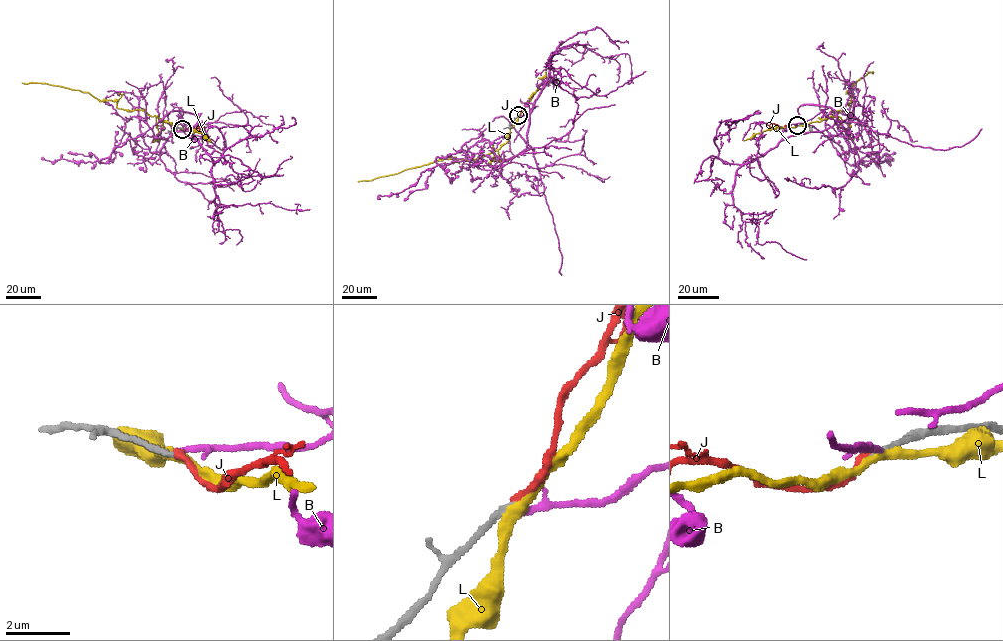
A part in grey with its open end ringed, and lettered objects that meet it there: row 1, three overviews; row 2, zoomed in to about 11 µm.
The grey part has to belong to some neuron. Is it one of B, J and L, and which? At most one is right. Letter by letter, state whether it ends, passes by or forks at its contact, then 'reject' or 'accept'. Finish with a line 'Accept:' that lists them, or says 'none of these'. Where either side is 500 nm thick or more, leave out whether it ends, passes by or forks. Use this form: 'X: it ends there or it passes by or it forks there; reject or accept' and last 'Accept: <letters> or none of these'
B: it passes by; reject
J: it ends there; reject
L: it passes by; reject
Accept: none of these

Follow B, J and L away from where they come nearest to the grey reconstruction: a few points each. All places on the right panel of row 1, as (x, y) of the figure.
B: (797, 125), (782, 139), (826, 130), (836, 119), (829, 107), (798, 112), (850, 165), (893, 160)
J: (797, 125), (781, 127), (766, 123)
L: (797, 125), (834, 117), (846, 104), (849, 104), (851, 96), (847, 92), (854, 83), (873, 72)

